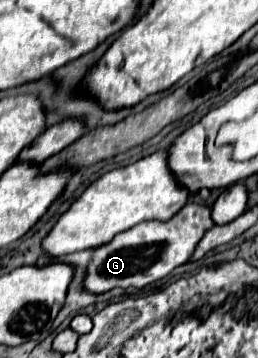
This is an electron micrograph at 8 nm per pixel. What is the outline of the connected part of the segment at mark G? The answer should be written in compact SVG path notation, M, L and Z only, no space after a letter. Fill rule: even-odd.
M186 203L178 215L168 221L146 221L130 231L118 233L110 243L96 249L88 267L84 287L90 293L104 293L114 287L144 287L166 277L174 267L190 261L198 241L216 223L212 221L212 209L198 203Z

